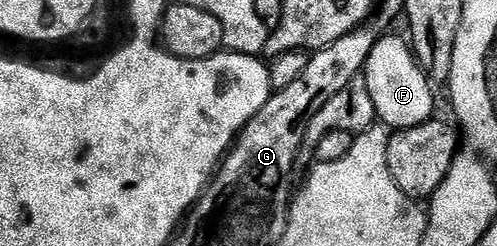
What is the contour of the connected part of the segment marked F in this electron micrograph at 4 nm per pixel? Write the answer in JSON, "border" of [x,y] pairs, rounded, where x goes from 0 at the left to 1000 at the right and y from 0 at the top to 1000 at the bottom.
{"border":[[[777,134],[746,199],[730,317],[738,378],[746,378],[746,415],[755,427],[761,488],[785,524],[833,516],[873,480],[871,370],[867,325],[831,228],[831,195],[813,154],[793,134]]]}

